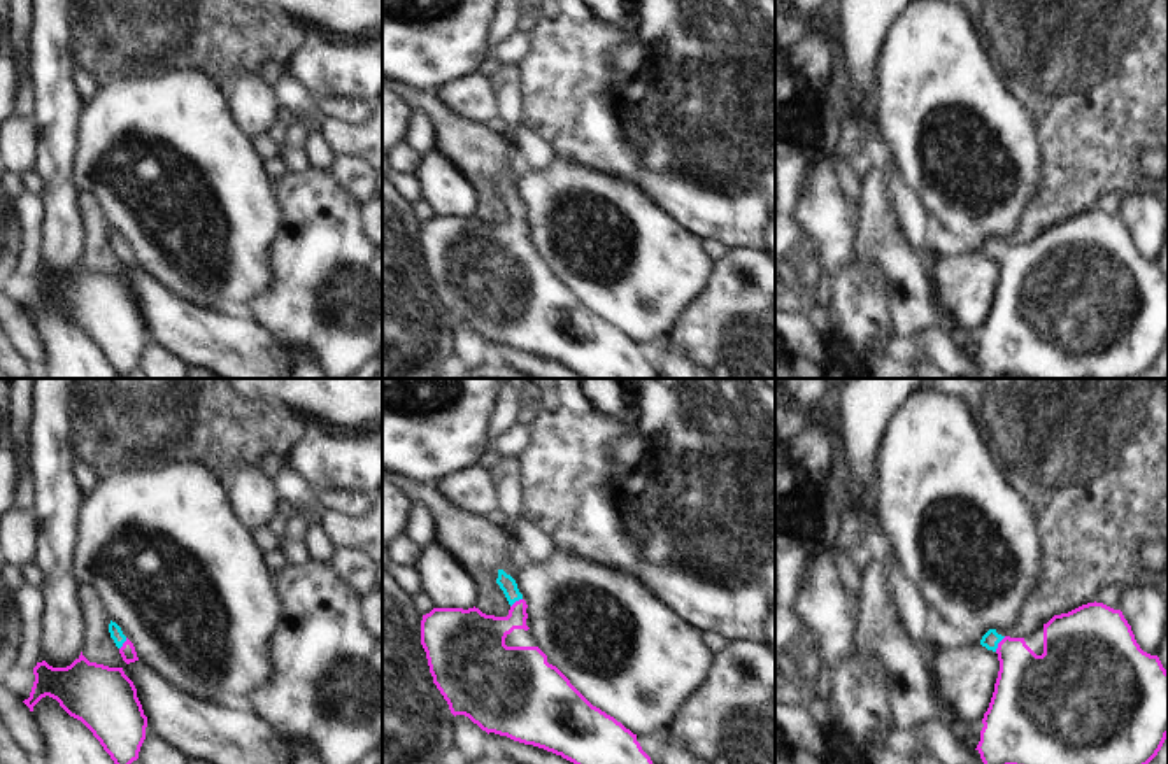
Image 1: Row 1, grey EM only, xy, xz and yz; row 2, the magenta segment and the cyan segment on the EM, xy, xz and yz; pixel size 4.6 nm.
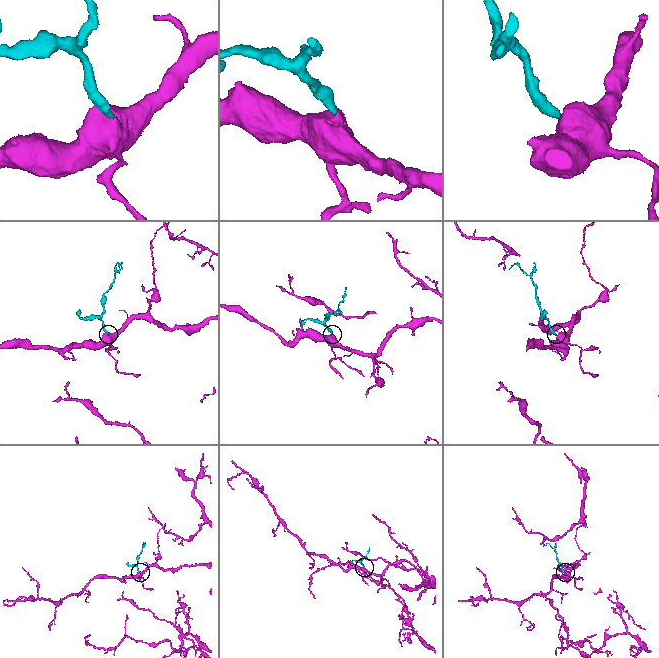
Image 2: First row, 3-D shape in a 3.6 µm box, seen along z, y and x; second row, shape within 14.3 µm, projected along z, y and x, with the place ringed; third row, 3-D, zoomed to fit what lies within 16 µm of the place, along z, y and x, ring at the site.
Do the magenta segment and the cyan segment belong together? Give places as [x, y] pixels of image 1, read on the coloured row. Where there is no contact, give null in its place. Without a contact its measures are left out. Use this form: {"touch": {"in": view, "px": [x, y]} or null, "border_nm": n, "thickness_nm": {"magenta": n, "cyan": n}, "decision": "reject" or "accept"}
{"touch": {"in": "yz", "px": [998, 643]}, "border_nm": 90, "thickness_nm": {"magenta": 320, "cyan": 80}, "decision": "accept"}

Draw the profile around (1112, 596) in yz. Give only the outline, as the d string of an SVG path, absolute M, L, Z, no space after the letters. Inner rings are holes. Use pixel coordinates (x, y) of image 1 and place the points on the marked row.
M1110 585L1098 594L1096 603L1103 603L1114 610L1119 610L1124 594L1126 591L1121 585Z

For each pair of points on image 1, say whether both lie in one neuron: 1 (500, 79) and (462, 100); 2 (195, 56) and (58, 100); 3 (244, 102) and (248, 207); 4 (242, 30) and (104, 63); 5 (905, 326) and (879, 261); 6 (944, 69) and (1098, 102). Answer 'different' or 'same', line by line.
1: different
2: different
3: different
4: same
5: same
6: different

